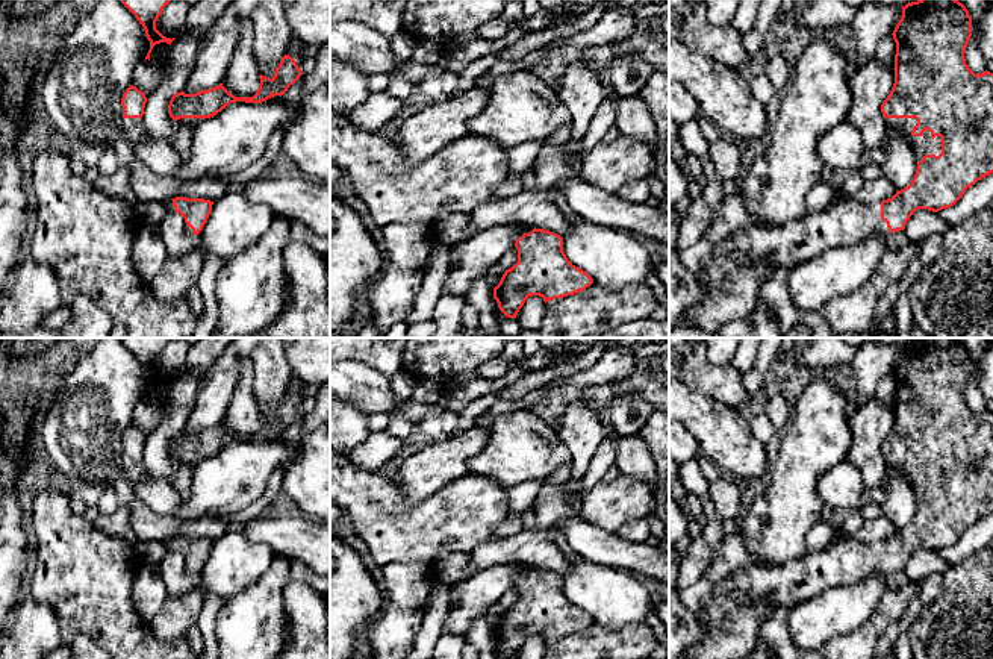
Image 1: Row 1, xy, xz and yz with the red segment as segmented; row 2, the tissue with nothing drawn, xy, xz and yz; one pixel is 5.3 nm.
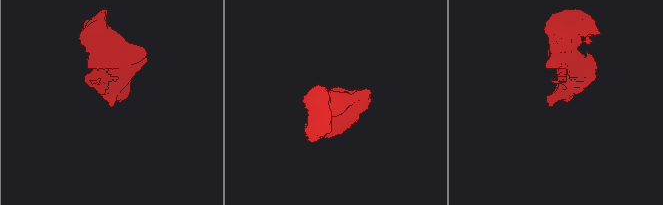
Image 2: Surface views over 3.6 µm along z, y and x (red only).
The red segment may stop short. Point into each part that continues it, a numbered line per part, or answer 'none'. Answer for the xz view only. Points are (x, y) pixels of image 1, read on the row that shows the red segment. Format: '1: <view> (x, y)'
none

